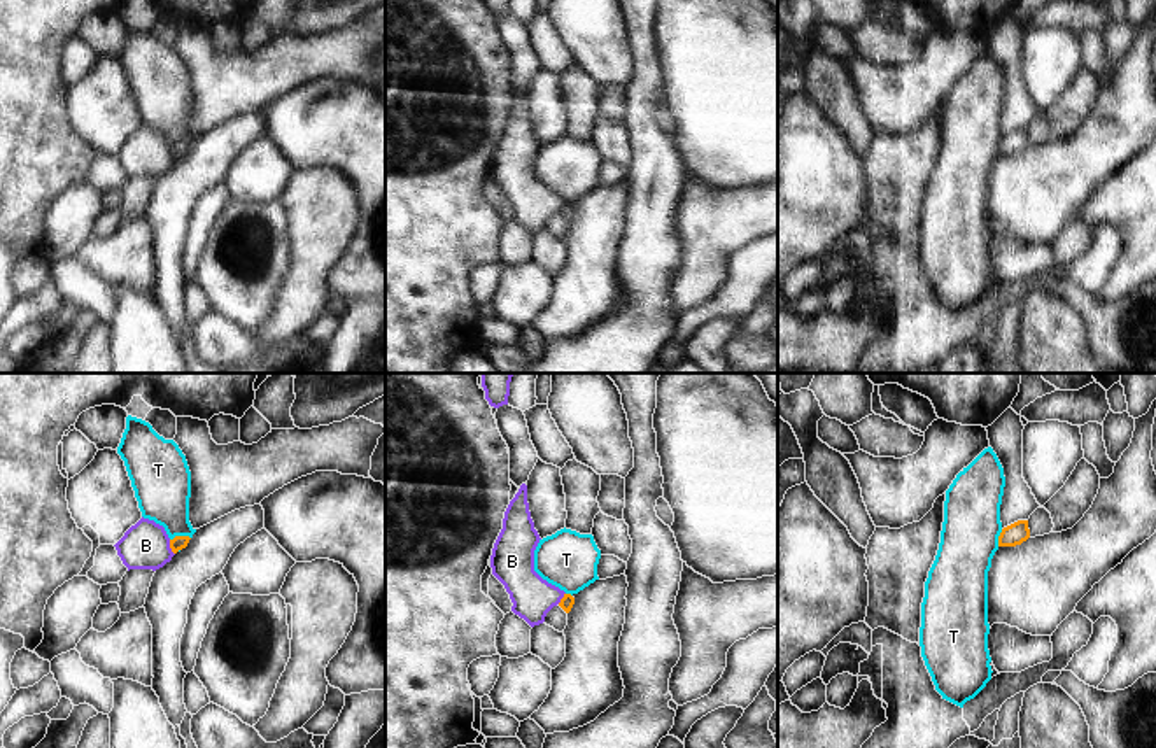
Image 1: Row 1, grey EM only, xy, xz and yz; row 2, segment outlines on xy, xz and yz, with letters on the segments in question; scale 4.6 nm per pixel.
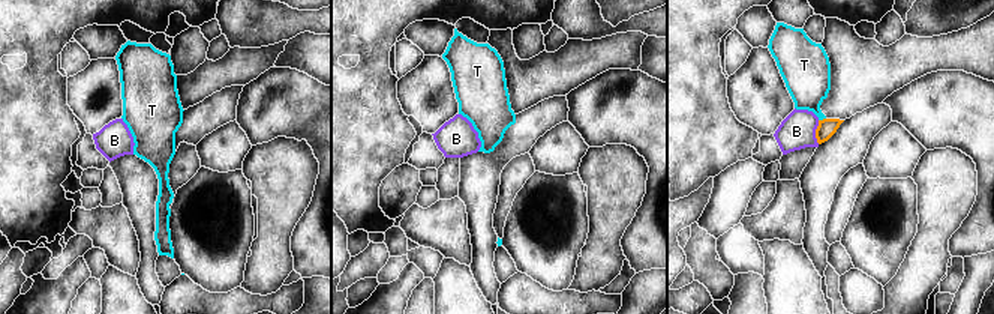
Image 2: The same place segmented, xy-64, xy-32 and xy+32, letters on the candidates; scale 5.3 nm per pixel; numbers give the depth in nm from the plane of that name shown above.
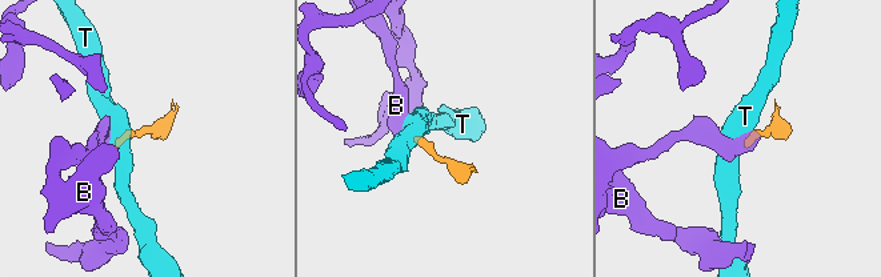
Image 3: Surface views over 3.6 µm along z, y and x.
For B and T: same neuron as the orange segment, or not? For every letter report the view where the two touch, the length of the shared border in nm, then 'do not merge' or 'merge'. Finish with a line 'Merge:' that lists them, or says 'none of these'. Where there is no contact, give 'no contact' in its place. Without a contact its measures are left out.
B: xy | 80 nm | do not merge
T: xy | 100 nm | do not merge
Merge: none of these

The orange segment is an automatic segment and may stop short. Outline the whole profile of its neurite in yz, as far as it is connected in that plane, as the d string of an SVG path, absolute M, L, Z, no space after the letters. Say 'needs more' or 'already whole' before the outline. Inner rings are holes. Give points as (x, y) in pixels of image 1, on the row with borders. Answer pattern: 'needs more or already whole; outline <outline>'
already whole; outline M1018 520L1002 529L998 547L1016 547L1030 538L1028 520Z

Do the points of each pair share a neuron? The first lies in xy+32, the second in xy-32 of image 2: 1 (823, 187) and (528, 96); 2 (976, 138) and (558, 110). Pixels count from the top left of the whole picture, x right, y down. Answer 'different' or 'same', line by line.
1: different
2: different

